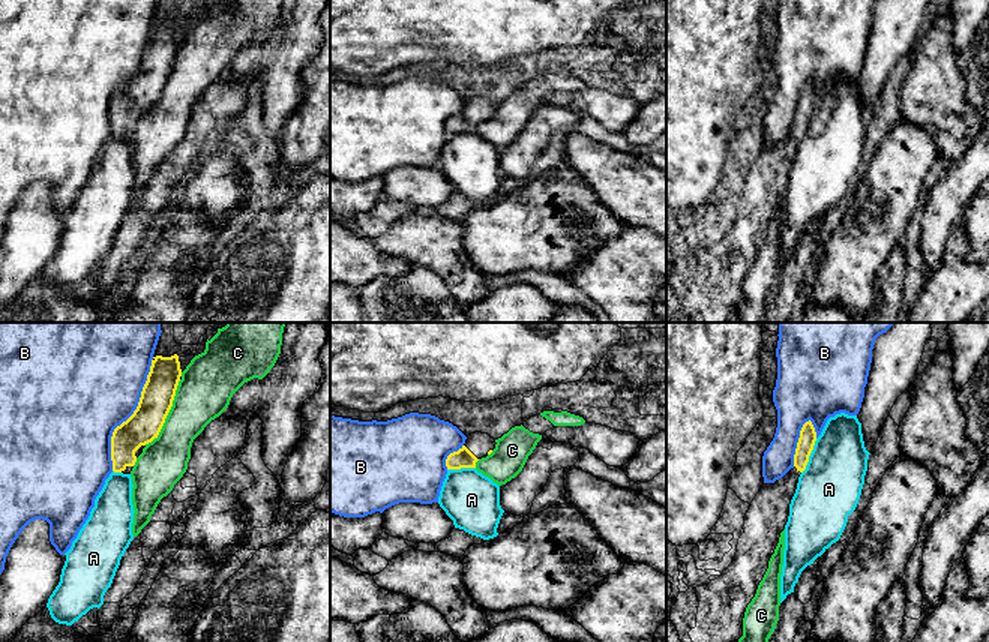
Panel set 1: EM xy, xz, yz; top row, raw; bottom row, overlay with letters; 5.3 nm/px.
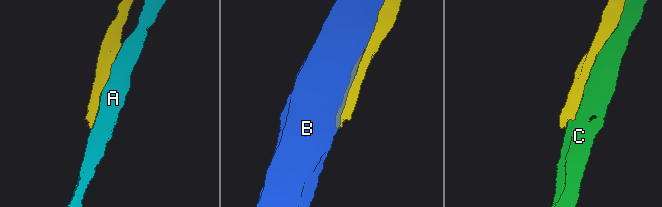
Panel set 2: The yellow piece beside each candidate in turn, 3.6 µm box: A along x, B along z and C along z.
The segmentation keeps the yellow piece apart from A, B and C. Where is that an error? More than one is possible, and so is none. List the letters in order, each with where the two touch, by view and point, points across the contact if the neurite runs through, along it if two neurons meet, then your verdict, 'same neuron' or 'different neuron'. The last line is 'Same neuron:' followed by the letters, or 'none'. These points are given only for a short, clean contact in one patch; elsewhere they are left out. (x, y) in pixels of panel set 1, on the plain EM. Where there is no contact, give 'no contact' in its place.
A: meets yellow in yz at (809, 119); different neuron
B: meets yellow in xy at (132, 78); different neuron
C: meets yellow in xy at (167, 78); different neuron
Same neuron: none

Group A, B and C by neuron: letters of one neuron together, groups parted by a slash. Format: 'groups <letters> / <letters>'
groups A / B / C

